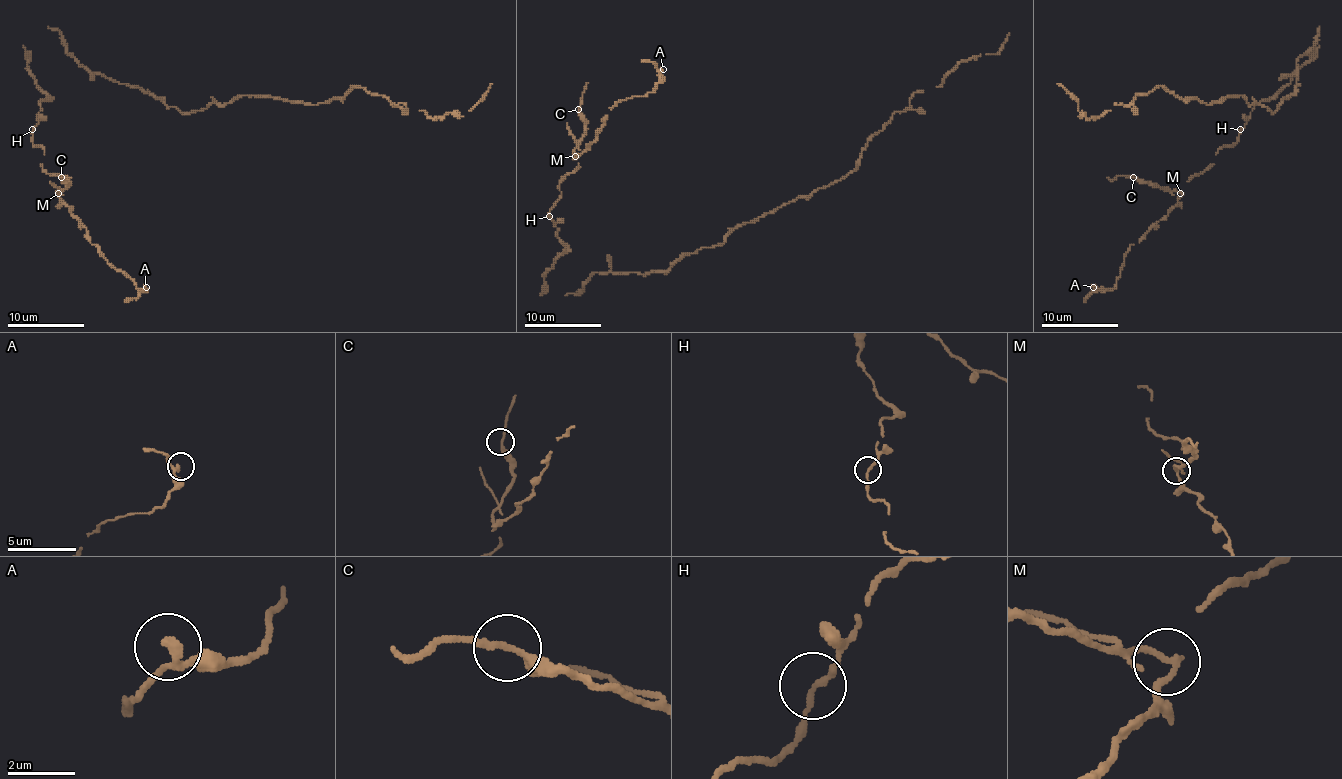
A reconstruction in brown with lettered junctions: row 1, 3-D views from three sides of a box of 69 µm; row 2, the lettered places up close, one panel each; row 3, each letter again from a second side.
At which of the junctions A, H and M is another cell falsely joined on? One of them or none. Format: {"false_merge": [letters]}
{"false_merge": ["M"]}

